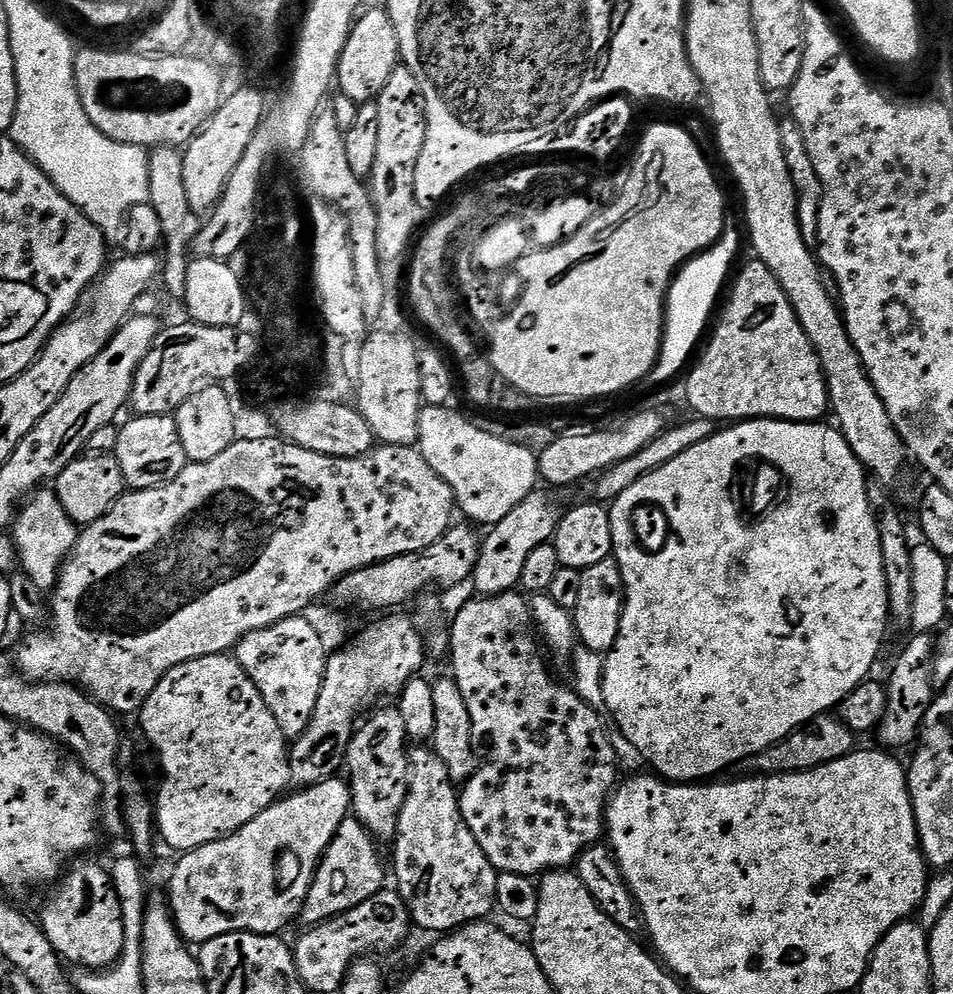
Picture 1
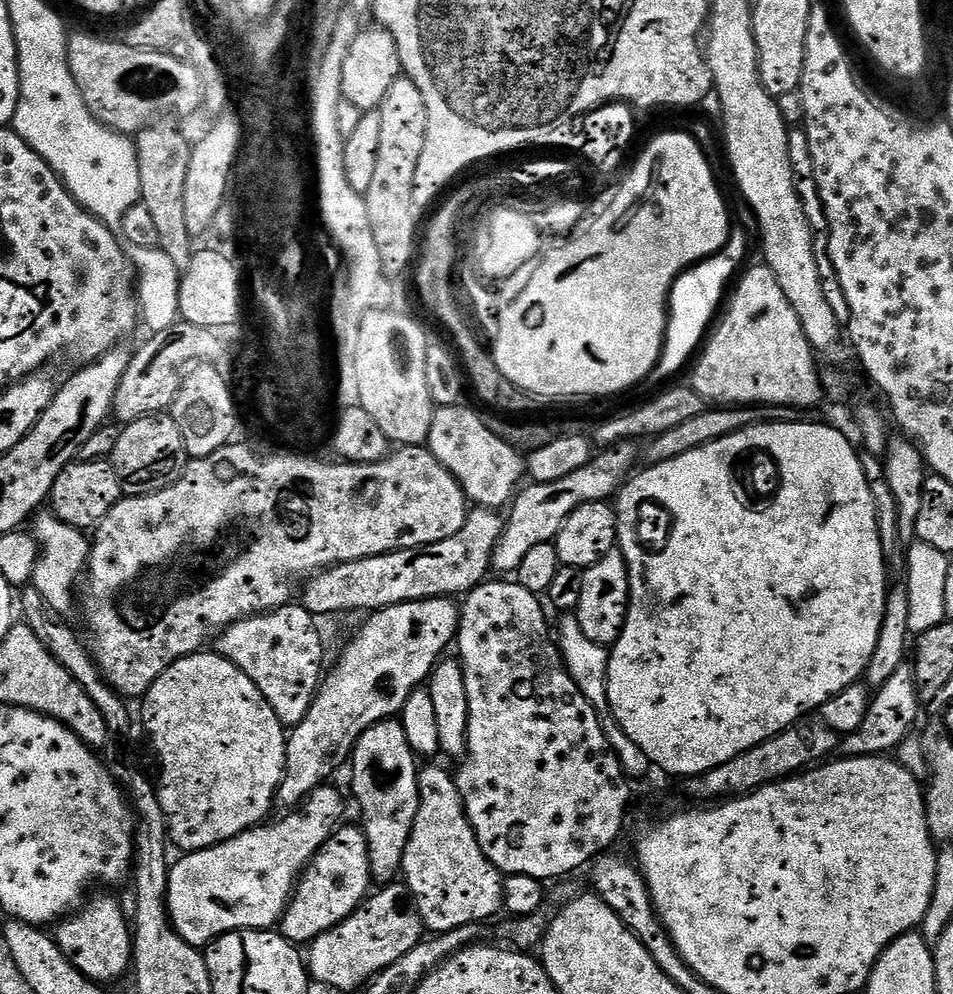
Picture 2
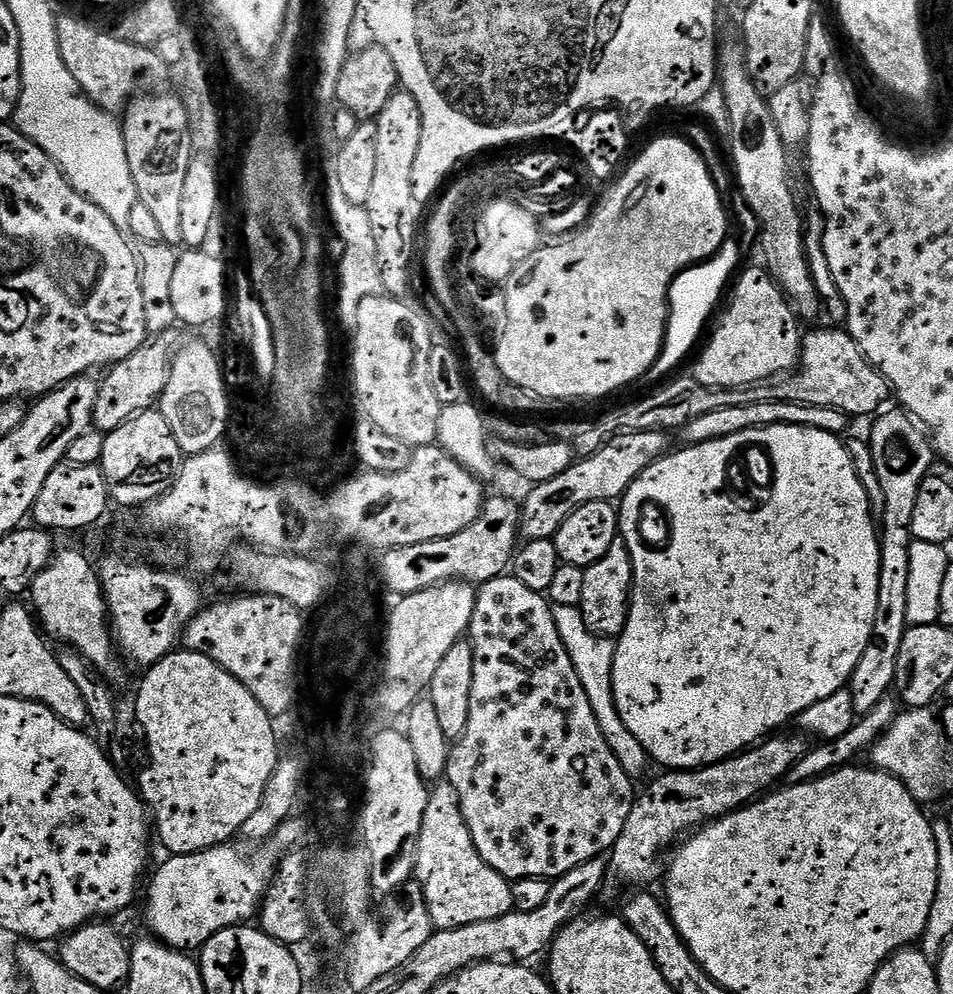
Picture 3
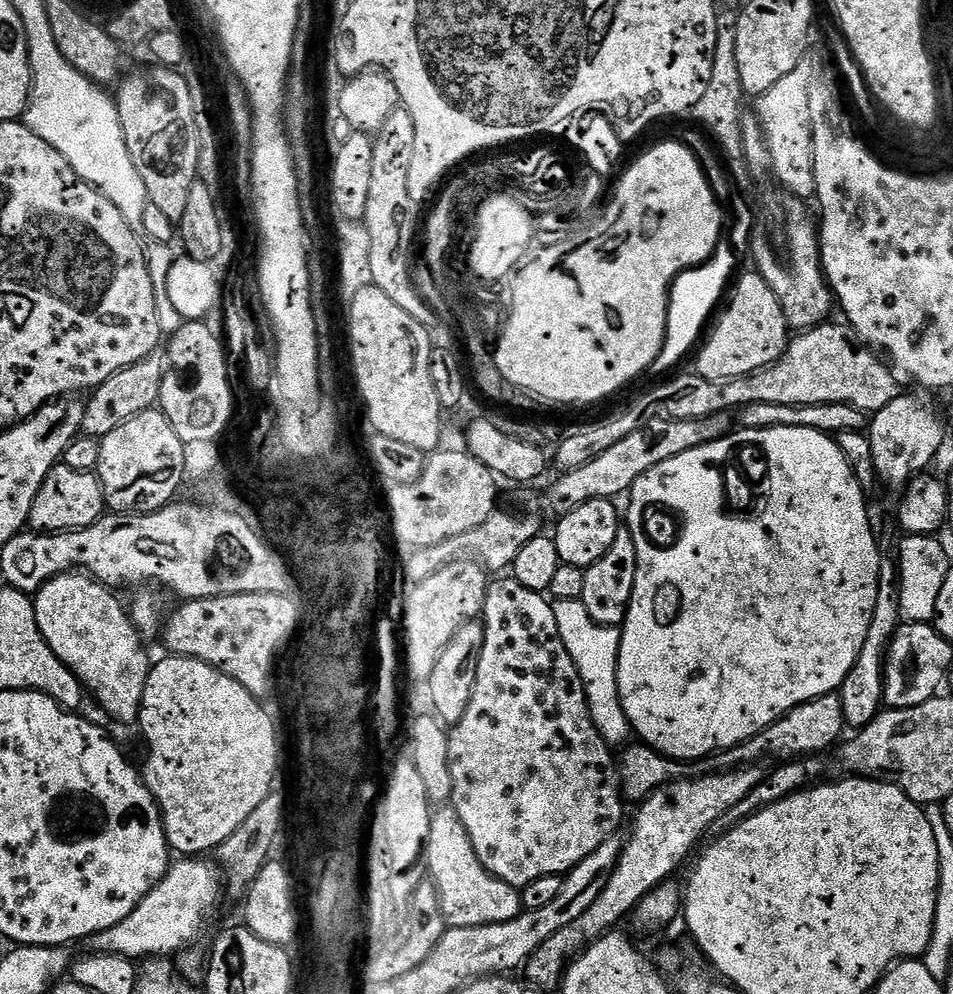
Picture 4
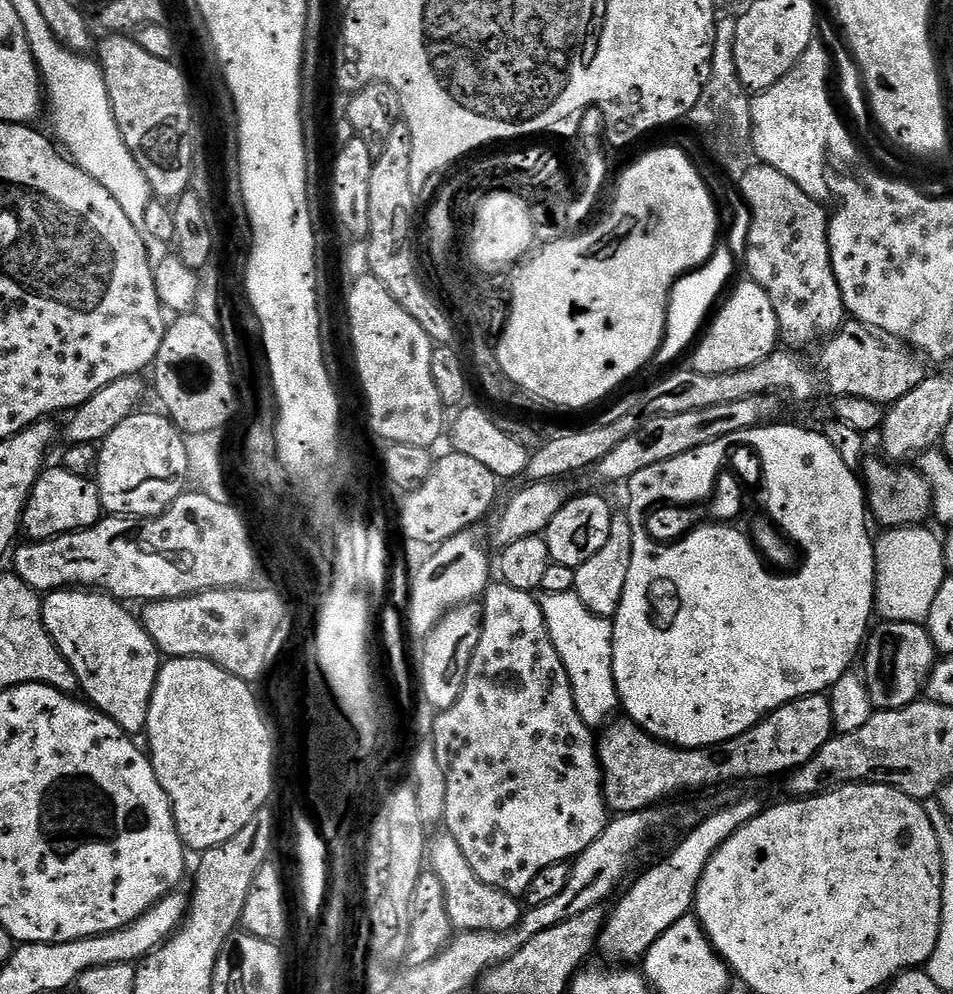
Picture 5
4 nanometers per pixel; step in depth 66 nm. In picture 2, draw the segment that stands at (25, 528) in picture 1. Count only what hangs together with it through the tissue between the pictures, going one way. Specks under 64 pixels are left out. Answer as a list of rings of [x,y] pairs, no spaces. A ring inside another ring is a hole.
[[[50,510],[37,511],[31,524],[30,532],[39,545],[39,556],[30,581],[31,587],[36,588],[53,613],[68,612],[72,608],[72,599],[75,596],[77,599],[78,585],[88,566],[89,537],[84,537],[87,535],[81,529],[57,520]]]

